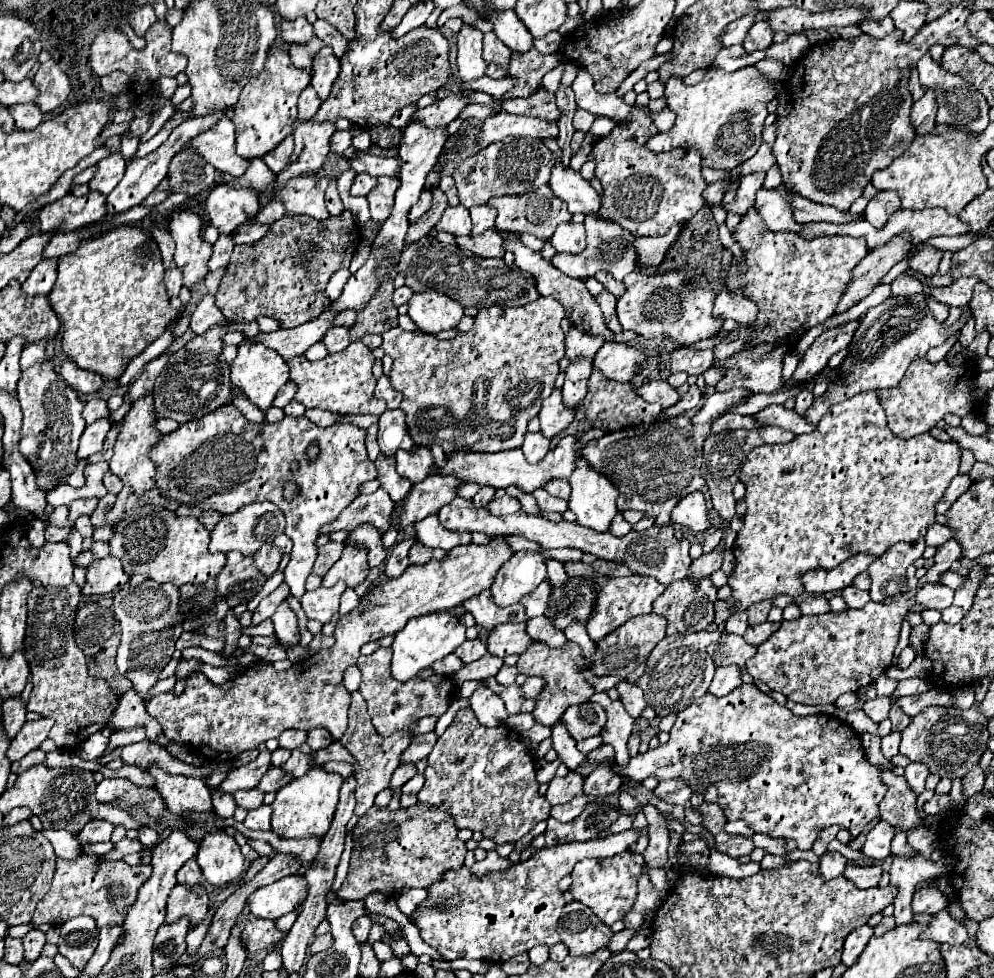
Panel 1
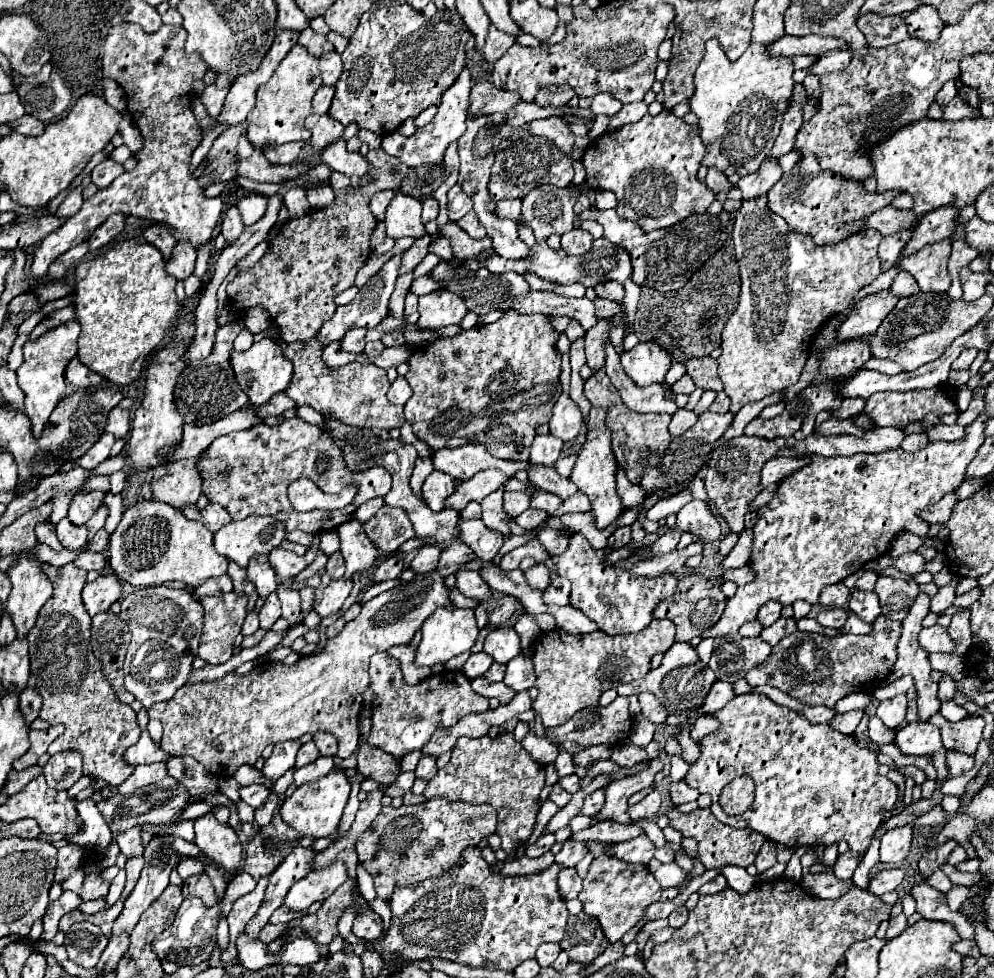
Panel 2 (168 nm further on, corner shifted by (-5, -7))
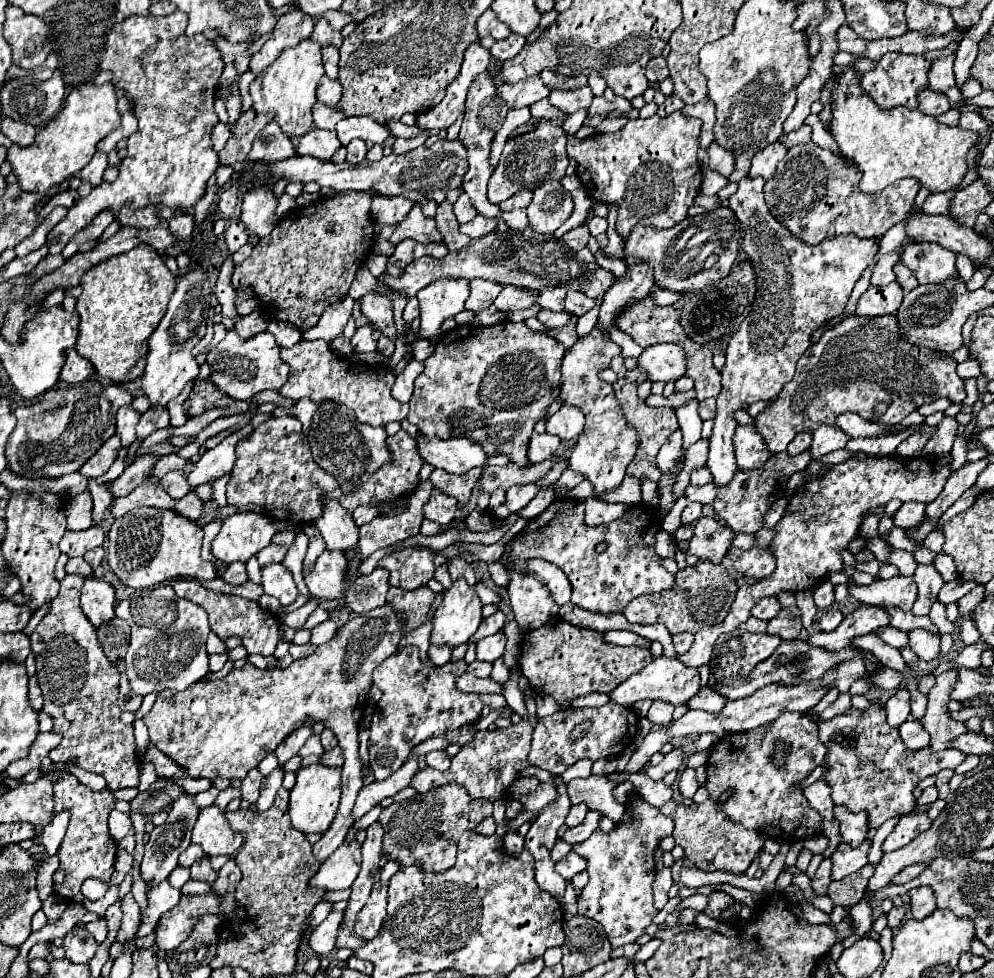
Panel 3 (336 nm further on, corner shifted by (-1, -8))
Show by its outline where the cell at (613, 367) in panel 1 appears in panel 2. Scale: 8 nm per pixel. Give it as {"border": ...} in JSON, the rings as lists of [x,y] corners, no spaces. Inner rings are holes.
{"border":[[[639,342],[621,356],[621,364],[637,386],[649,386],[653,382],[663,382],[671,368],[671,354],[655,342]]]}

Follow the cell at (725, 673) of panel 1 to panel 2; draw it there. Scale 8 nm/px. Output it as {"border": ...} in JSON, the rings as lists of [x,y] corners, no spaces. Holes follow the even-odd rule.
{"border":[[[715,682],[715,684],[711,686],[707,698],[703,700],[701,710],[703,710],[705,714],[713,714],[713,712],[721,710],[733,696],[735,696],[733,684],[729,684],[729,682]]]}

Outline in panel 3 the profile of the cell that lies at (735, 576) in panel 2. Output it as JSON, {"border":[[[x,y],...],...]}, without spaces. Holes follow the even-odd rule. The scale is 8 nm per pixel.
{"border":[[[753,547],[749,551],[743,551],[741,557],[733,563],[733,569],[741,575],[741,577],[751,577],[761,581],[763,577],[771,575],[775,569],[775,559],[767,549],[761,547]]]}

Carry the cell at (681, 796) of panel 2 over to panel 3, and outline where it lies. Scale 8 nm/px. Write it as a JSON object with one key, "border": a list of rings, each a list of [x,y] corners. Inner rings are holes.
{"border":[[[685,769],[681,779],[679,779],[679,793],[681,793],[681,797],[693,797],[697,789],[699,789],[699,783],[695,781],[695,771],[693,769]]]}

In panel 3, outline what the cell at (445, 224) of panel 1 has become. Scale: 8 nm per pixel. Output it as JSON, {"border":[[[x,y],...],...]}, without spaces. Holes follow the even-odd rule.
{"border":[[[477,215],[471,223],[461,225],[461,233],[469,235],[471,239],[479,239],[479,237],[483,237],[487,233],[493,233],[493,231],[495,231],[495,221],[485,219],[483,215]]]}

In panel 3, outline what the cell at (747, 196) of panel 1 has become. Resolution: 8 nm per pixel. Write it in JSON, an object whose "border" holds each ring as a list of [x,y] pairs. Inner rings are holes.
{"border":[[[773,143],[769,147],[765,147],[763,151],[759,151],[753,161],[751,161],[751,169],[749,169],[749,175],[755,175],[755,177],[763,177],[765,181],[771,179],[771,175],[775,175],[775,167],[777,163],[785,157],[787,149],[783,143]]]}

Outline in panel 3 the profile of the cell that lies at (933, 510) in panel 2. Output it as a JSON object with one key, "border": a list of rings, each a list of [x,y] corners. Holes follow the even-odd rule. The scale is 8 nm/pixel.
{"border":[[[915,501],[903,503],[901,509],[899,509],[899,513],[893,515],[895,525],[903,527],[903,529],[917,527],[919,523],[923,523],[923,519],[925,519],[925,505],[923,503],[915,503]]]}

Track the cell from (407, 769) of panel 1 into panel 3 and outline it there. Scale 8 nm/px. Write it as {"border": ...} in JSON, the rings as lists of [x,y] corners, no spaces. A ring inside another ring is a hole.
{"border":[[[431,751],[431,753],[425,755],[425,763],[433,769],[445,771],[449,767],[449,757],[445,755],[445,751]]]}

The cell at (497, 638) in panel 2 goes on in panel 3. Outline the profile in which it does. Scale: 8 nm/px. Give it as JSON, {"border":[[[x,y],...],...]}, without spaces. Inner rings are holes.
{"border":[[[503,631],[481,639],[477,643],[477,659],[479,661],[489,661],[489,663],[497,661],[505,651],[505,643],[507,643],[507,637],[505,637]]]}

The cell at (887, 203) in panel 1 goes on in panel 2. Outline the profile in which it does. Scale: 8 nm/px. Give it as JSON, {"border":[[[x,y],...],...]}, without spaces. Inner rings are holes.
{"border":[[[899,232],[893,236],[885,236],[883,238],[883,246],[879,248],[879,258],[881,258],[881,272],[887,272],[895,266],[895,262],[899,260],[903,248],[907,246],[907,242],[911,240],[911,232]]]}

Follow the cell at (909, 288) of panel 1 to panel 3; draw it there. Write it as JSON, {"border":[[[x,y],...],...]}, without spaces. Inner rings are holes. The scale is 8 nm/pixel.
{"border":[[[899,261],[895,267],[893,267],[893,271],[895,271],[895,275],[897,275],[897,283],[903,287],[903,291],[907,293],[907,291],[911,291],[911,289],[915,289],[919,283],[917,283],[917,277]]]}

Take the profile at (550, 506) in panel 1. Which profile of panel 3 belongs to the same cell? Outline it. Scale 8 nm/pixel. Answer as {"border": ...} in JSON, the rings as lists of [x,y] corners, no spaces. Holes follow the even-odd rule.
{"border":[[[541,489],[541,491],[529,501],[529,505],[527,505],[523,511],[519,511],[517,515],[523,517],[523,519],[535,519],[535,517],[541,515],[555,499],[557,499],[557,495],[555,495],[553,489]]]}

